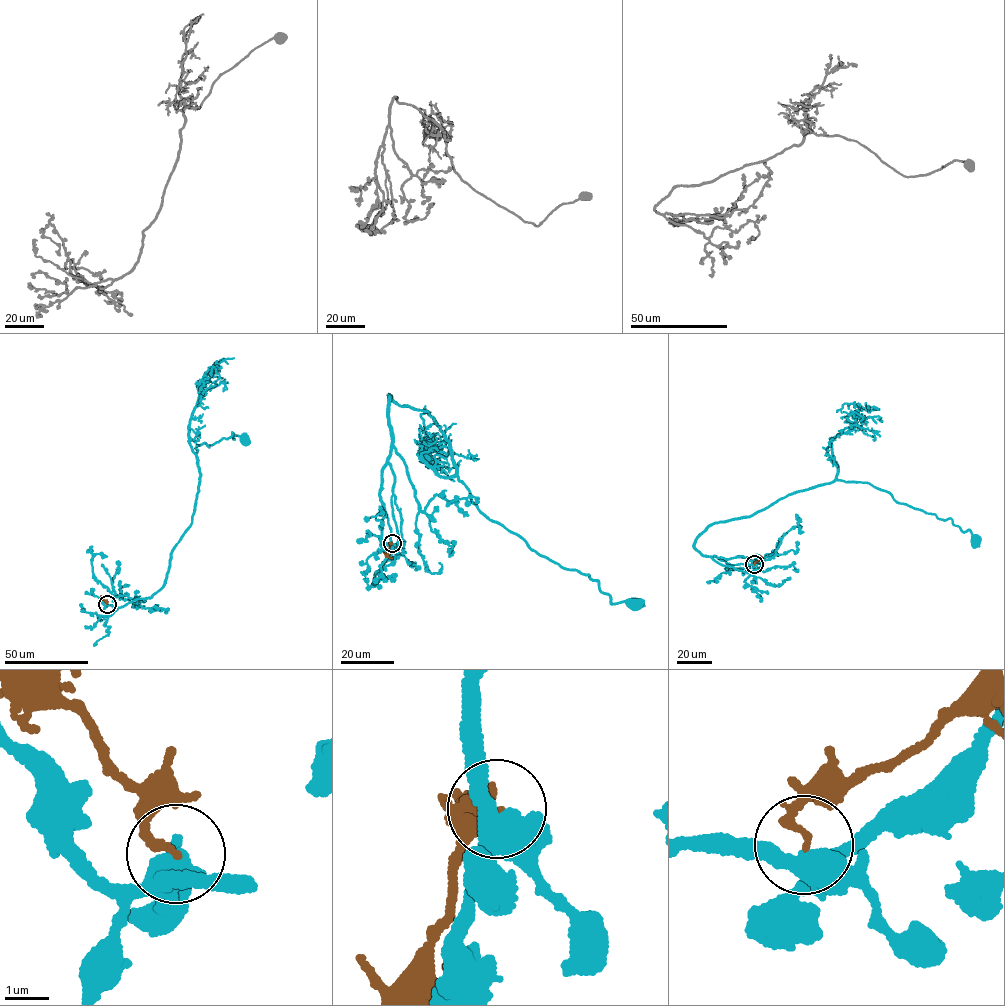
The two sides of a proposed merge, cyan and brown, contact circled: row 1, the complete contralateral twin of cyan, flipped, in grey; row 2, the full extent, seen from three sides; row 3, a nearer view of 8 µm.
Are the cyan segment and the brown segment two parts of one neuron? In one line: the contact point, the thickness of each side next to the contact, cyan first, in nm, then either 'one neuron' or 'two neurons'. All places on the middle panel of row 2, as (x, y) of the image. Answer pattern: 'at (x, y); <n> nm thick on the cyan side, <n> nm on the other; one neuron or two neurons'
at (392, 543); 360 nm thick on the cyan side, 200 nm on the other; two neurons

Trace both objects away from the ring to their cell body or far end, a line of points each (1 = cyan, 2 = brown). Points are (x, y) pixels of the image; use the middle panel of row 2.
1: (392, 543), (380, 494), (391, 440), (387, 394), (440, 428), (478, 509), (598, 581), (612, 603), (633, 603)
2: (392, 543), (387, 555), (392, 557)

